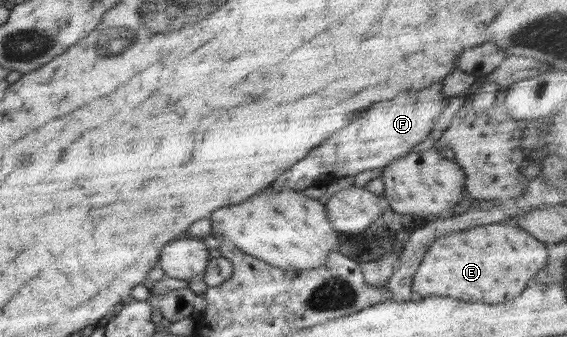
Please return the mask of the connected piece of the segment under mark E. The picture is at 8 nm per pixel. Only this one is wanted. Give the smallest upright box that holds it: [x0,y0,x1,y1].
[412,222,548,303]

